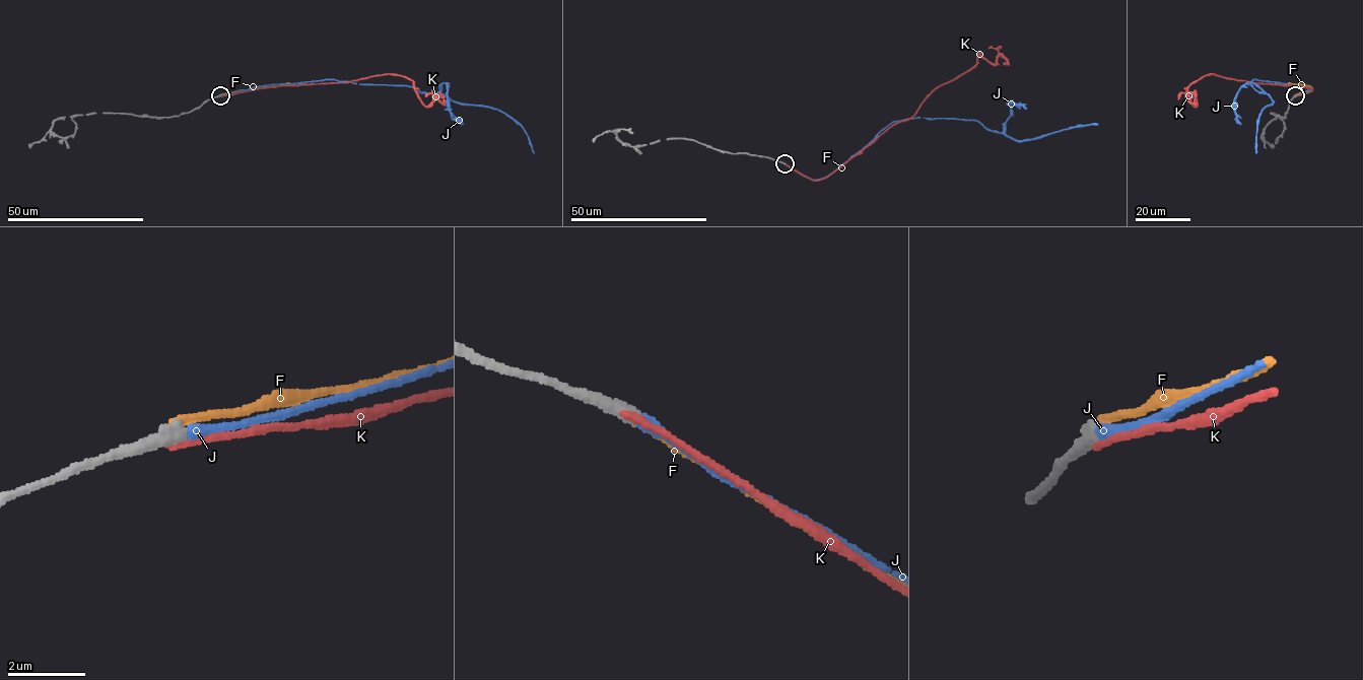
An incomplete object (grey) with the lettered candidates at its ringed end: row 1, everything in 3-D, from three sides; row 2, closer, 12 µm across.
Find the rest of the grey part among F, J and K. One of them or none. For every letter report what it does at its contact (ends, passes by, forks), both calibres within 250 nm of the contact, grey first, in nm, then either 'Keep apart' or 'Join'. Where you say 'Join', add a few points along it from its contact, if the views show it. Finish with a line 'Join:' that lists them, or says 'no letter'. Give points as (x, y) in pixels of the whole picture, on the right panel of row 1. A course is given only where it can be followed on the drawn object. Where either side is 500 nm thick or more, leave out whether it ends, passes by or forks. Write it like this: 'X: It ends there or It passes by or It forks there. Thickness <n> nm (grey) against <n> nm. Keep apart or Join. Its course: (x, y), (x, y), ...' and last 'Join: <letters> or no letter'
F: It ends there. Thickness 420 nm (grey) against 200 nm. Keep apart
J: It ends there. Thickness 400 nm (grey) against 300 nm. Join. Its course: (1296, 95), (1310, 86), (1250, 81), (1249, 84), (1273, 100), (1258, 117), (1255, 153)
K: It ends there. Thickness 440 nm (grey) against 180 nm. Keep apart
Join: J

